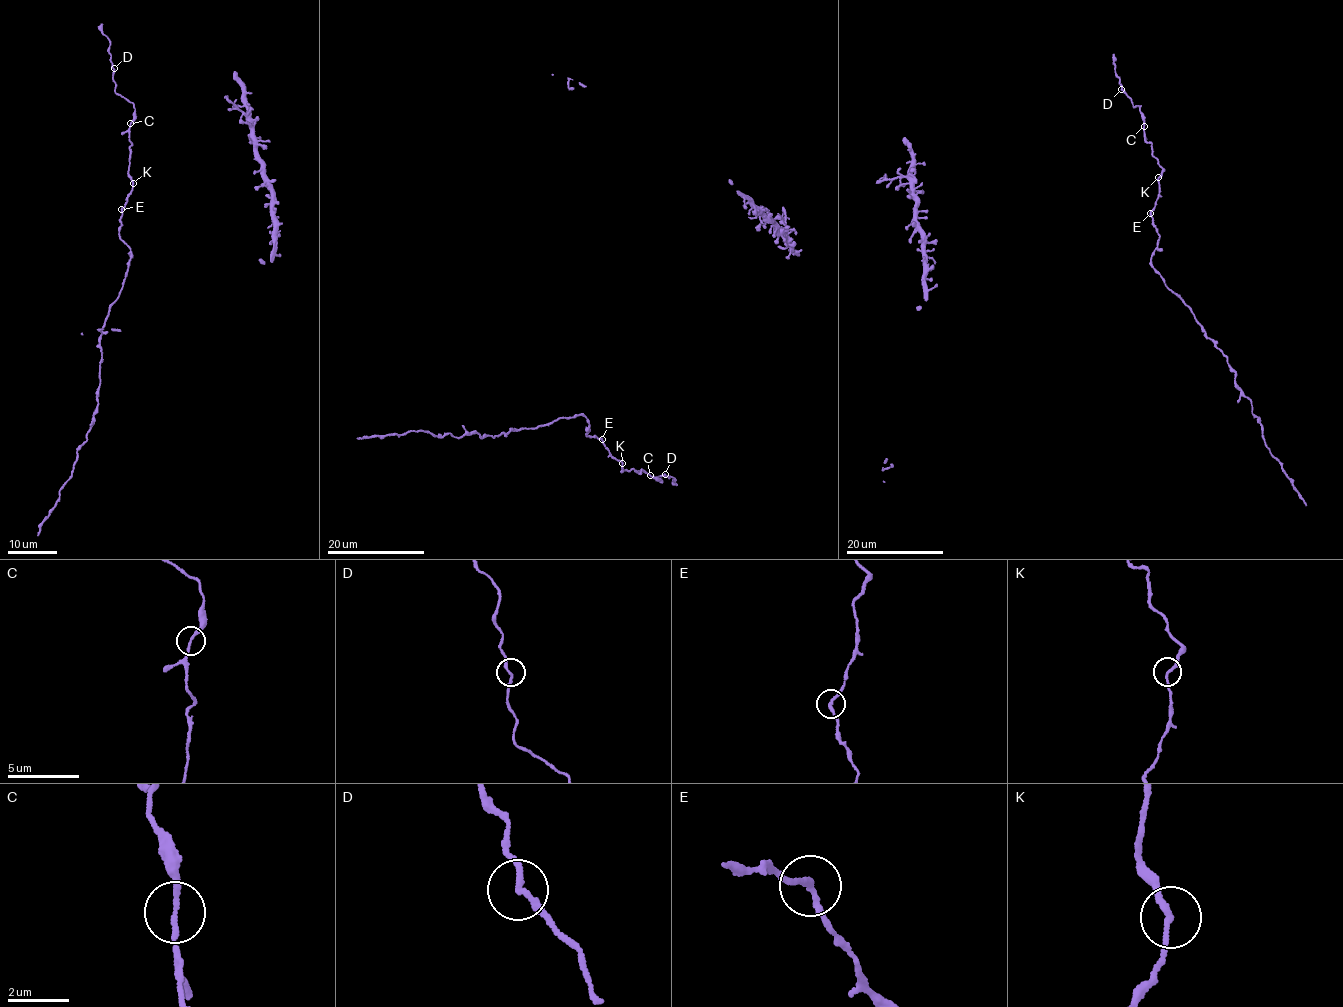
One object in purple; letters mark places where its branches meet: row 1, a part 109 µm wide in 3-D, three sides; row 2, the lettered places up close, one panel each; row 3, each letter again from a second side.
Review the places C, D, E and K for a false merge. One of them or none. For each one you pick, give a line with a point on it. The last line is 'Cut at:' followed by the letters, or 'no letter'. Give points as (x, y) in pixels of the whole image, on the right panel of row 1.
Cut at: no letter

